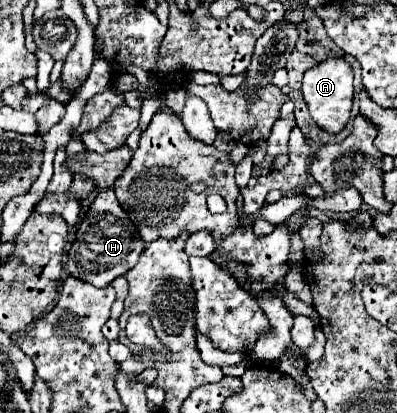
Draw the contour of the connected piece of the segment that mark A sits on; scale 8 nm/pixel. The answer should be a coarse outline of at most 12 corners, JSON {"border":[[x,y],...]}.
{"border":[[325,60],[303,76],[311,118],[341,132],[351,116],[353,68]]}

